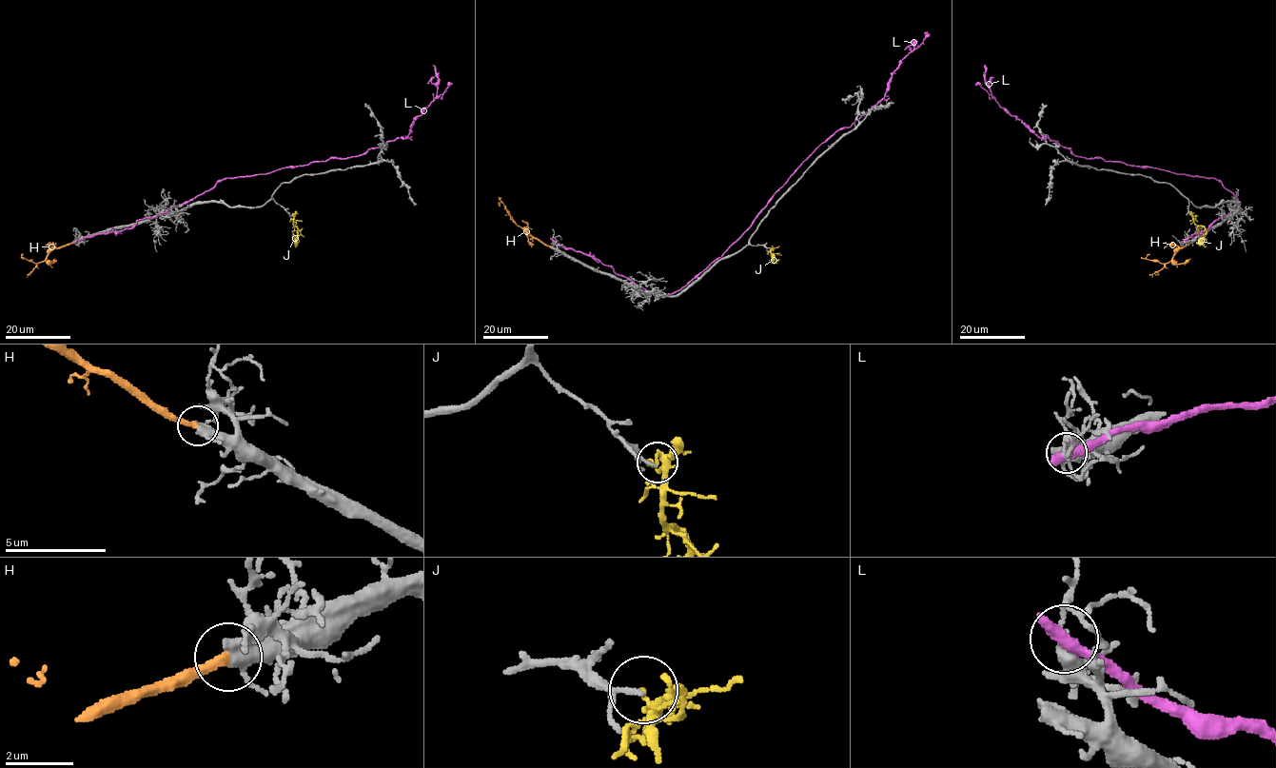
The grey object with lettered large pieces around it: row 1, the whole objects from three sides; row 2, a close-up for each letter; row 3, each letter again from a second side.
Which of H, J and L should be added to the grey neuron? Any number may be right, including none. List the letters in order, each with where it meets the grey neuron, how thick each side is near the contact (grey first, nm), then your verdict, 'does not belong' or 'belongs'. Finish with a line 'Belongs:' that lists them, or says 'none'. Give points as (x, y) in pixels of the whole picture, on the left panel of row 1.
H: meets grey at (73, 242); 440 nm thick on the grey side, 280 nm on the other; does not belong
J: meets grey at (292, 215); 110 nm thick on the grey side, 200 nm on the other; does not belong
L: meets grey at (75, 241); 190 nm thick on the grey side, 500 nm on the other; does not belong
Belongs: none

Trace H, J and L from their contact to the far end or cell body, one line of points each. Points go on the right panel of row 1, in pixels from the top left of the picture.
H: (1190, 242), (1167, 264), (1147, 259), (1149, 254)
J: (1191, 215), (1192, 221), (1206, 229), (1203, 240), (1205, 246)
L: (1184, 241), (1228, 213), (1237, 198), (1214, 178), (1086, 158), (1041, 138), (992, 97), (986, 65)

